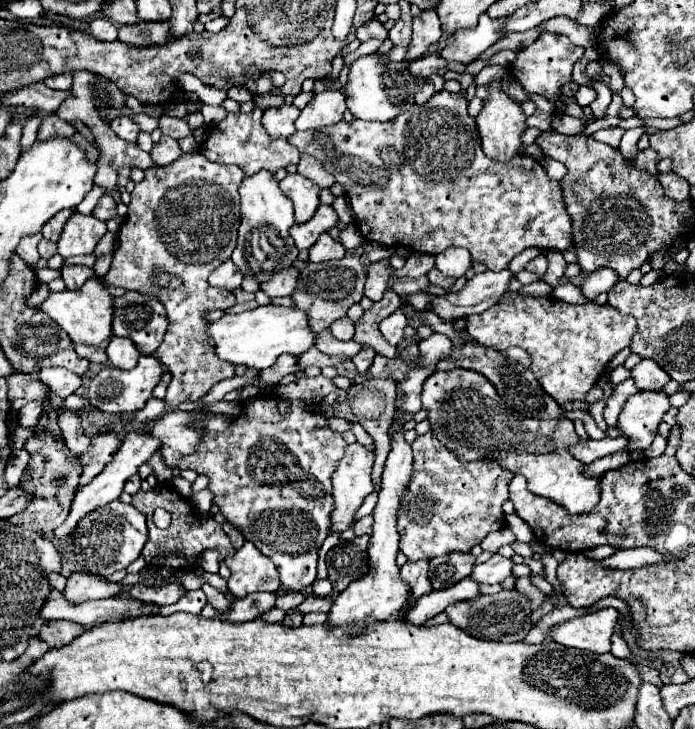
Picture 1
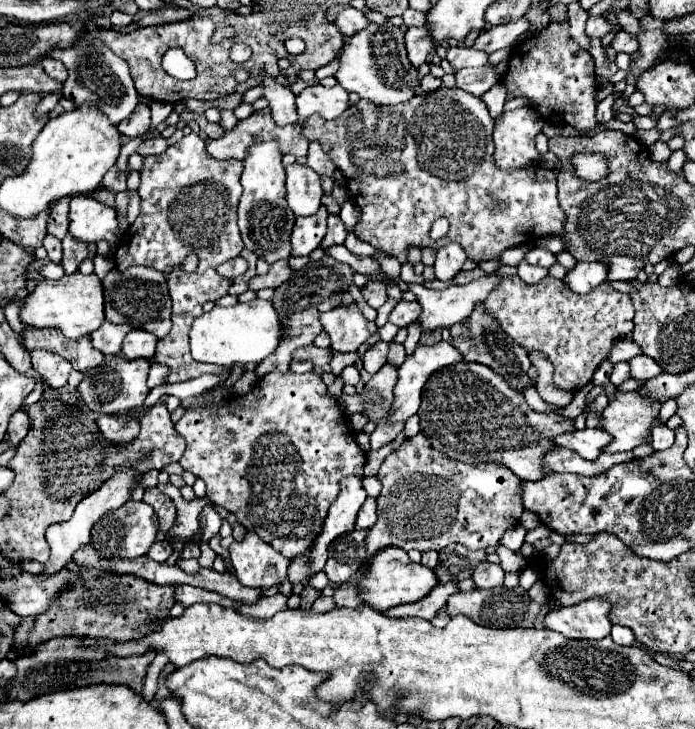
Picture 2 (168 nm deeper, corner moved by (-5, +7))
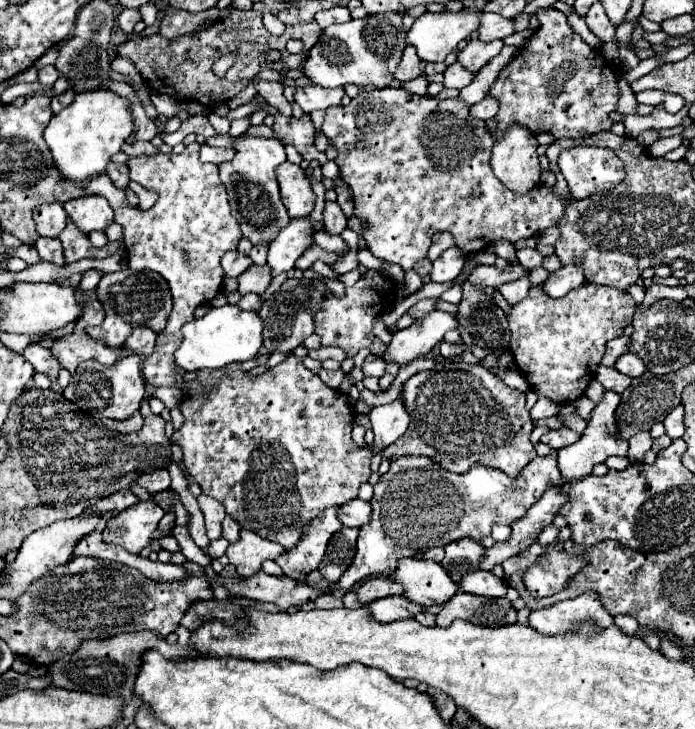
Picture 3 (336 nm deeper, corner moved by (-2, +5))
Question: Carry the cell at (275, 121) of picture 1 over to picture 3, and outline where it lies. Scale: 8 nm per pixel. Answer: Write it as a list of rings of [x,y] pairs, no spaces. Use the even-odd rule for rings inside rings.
[[[256,81],[256,91],[258,91],[258,95],[260,97],[264,97],[266,99],[266,103],[268,105],[272,105],[272,107],[276,107],[282,115],[286,115],[286,117],[290,117],[292,115],[292,105],[284,99],[284,95],[282,95],[282,83],[278,83],[278,81]]]

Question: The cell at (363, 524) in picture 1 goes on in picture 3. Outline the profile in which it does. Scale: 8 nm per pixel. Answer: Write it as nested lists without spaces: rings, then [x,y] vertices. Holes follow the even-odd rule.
[[[352,499],[344,505],[338,507],[338,519],[342,521],[344,527],[362,527],[370,521],[370,503],[362,499]]]

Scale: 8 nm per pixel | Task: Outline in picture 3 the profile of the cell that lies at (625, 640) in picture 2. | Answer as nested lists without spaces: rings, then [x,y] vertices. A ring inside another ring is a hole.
[[[616,615],[616,617],[614,617],[614,623],[616,623],[624,633],[628,633],[628,635],[638,633],[638,629],[640,629],[638,621],[636,621],[632,615]]]

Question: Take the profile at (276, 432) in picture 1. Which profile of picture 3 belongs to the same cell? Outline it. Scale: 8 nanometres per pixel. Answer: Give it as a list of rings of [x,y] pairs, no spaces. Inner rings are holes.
[[[290,355],[286,361],[282,361],[280,365],[268,369],[266,373],[250,373],[250,371],[242,371],[240,369],[240,363],[232,363],[220,371],[198,371],[196,379],[204,385],[204,387],[210,387],[214,391],[202,395],[202,397],[186,397],[182,403],[180,403],[180,411],[184,415],[184,425],[180,431],[176,431],[172,435],[172,439],[182,447],[184,451],[184,465],[188,469],[188,473],[192,475],[192,479],[200,485],[202,493],[208,495],[208,497],[214,497],[218,499],[224,507],[226,507],[226,513],[238,521],[238,525],[242,529],[252,529],[256,531],[260,537],[266,537],[270,541],[276,541],[280,543],[284,549],[292,549],[300,535],[302,535],[302,525],[300,523],[310,523],[320,511],[328,509],[328,507],[340,507],[342,503],[350,501],[350,499],[356,499],[358,497],[358,489],[362,483],[368,481],[370,477],[370,459],[372,459],[372,453],[368,449],[360,449],[354,439],[352,439],[352,423],[354,423],[354,409],[348,401],[348,397],[336,389],[330,389],[328,385],[322,383],[322,379],[318,375],[314,375],[312,371],[308,371],[302,363],[302,359],[298,359],[296,355]]]

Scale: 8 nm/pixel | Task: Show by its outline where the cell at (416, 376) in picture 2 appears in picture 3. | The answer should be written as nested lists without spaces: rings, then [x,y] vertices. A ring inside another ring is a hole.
[[[396,399],[390,405],[380,405],[370,411],[370,421],[374,427],[374,443],[372,443],[372,455],[382,453],[388,445],[392,445],[398,437],[404,435],[408,429],[410,417],[404,411],[402,399]]]

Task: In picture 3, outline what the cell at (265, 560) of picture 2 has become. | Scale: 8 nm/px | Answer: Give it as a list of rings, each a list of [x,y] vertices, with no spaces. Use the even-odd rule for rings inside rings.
[[[242,529],[240,539],[228,545],[226,557],[242,577],[252,577],[262,569],[262,563],[266,559],[276,559],[282,551],[284,547],[280,543],[262,539],[254,531]]]

